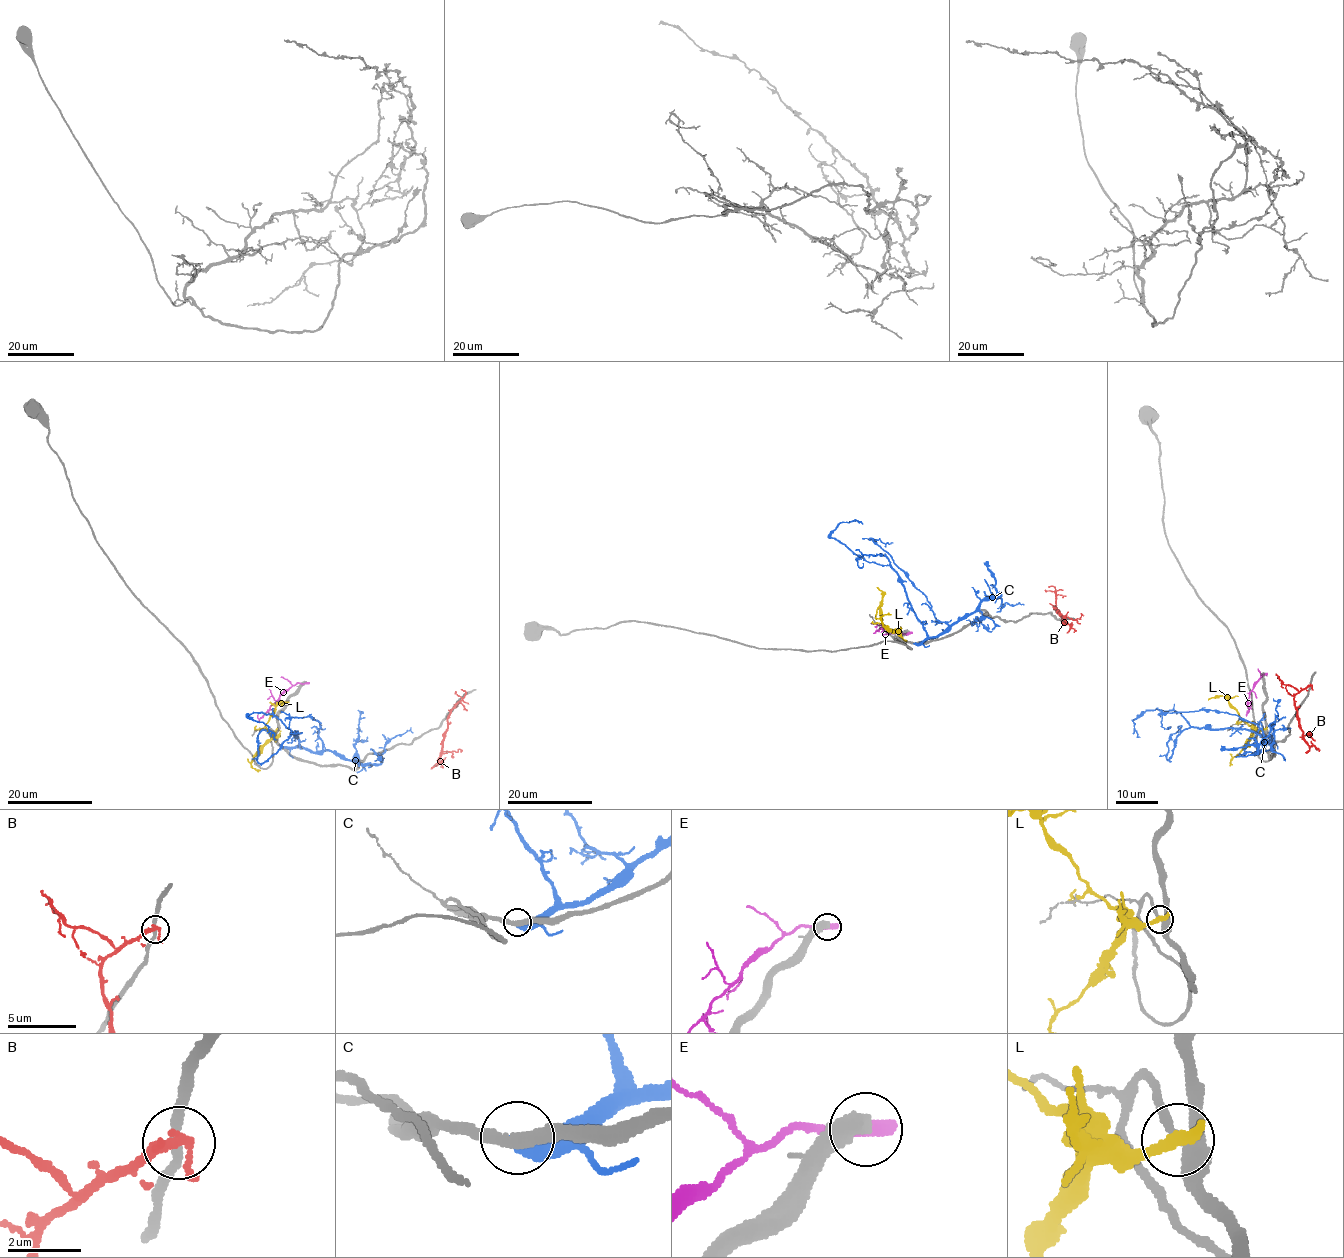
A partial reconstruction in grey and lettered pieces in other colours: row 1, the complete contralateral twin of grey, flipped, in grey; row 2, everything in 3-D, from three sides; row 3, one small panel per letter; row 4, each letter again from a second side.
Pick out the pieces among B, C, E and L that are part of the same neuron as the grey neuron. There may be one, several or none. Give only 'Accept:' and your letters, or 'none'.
Accept: none

